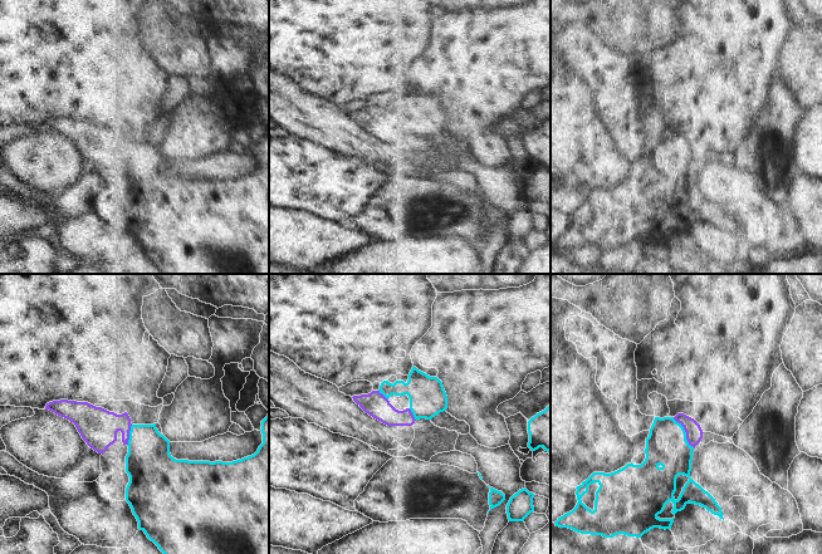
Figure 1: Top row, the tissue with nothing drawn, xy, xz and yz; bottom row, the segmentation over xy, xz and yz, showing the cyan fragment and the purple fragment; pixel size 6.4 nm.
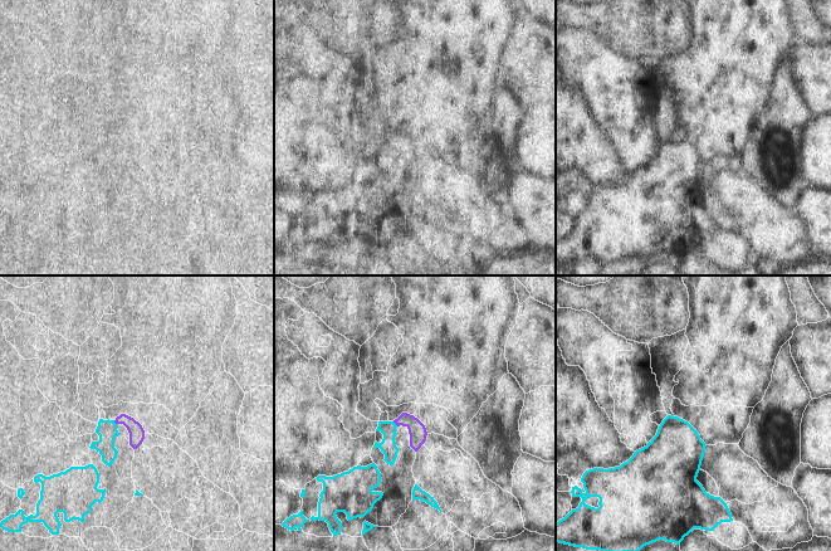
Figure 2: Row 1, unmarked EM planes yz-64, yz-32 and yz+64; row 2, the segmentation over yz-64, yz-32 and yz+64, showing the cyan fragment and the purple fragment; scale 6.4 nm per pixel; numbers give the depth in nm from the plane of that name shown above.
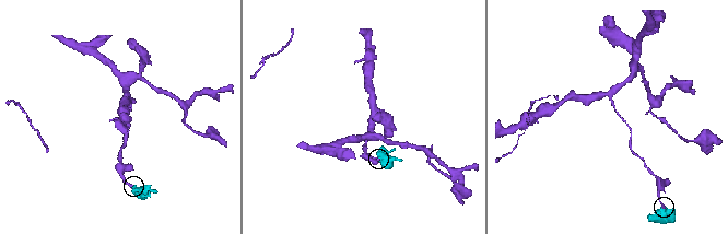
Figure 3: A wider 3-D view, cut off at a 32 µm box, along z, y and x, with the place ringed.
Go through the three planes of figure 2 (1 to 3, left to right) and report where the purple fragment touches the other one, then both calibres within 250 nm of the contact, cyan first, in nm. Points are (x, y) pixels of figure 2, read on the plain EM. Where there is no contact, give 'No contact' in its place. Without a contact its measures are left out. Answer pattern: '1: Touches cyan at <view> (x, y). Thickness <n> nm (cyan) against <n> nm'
1: Touches cyan at yz-64 (115, 141). Thickness 130 nm (cyan) against 100 nm
2: Touches cyan at yz-32 (394, 141). Thickness 100 nm (cyan) against 110 nm
3: No contact

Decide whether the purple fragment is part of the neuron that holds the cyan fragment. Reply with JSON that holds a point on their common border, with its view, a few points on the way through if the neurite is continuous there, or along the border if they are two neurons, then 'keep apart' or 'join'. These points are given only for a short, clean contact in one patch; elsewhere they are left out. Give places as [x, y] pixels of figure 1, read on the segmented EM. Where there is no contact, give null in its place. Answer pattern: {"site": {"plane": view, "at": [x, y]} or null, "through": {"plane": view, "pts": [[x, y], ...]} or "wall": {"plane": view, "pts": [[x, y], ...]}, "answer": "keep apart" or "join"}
{"site": {"plane": "yz", "at": [685, 434]}, "through": {"plane": "yz", "pts": [[666, 445], [679, 435], [685, 434], [694, 434]]}, "answer": "join"}

